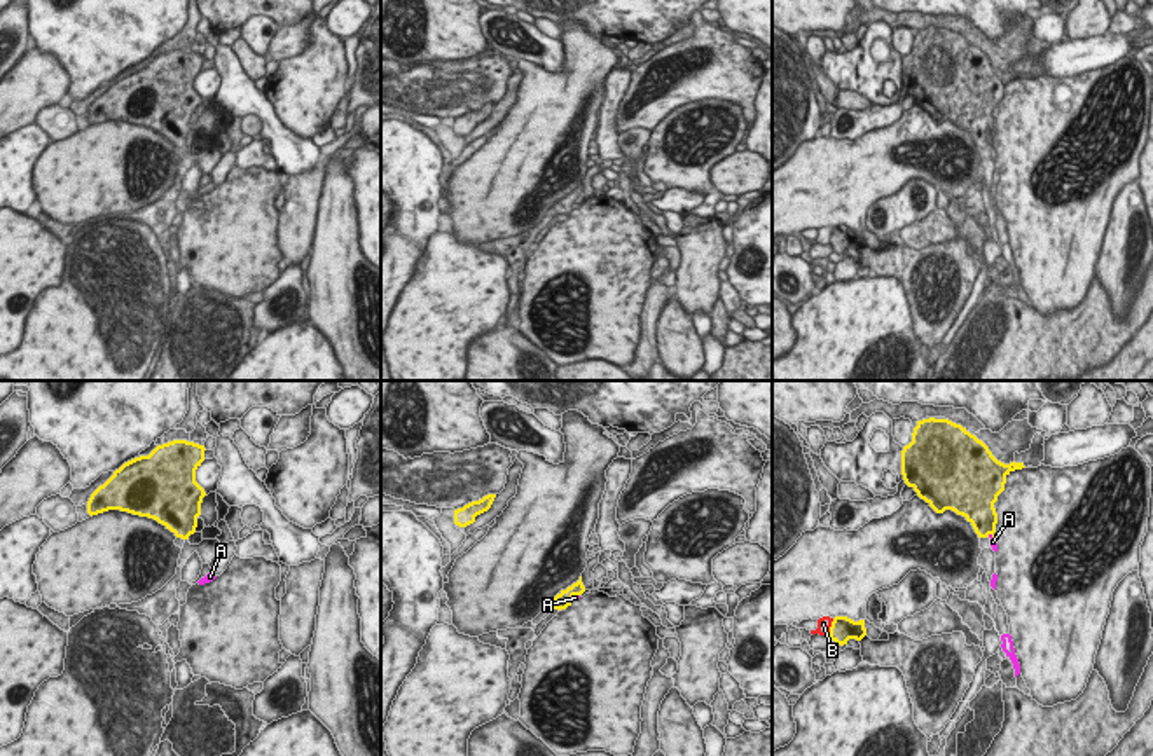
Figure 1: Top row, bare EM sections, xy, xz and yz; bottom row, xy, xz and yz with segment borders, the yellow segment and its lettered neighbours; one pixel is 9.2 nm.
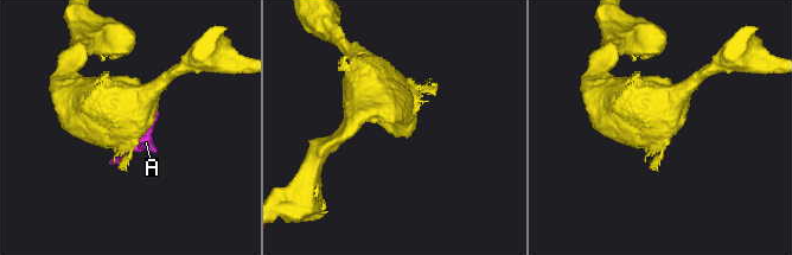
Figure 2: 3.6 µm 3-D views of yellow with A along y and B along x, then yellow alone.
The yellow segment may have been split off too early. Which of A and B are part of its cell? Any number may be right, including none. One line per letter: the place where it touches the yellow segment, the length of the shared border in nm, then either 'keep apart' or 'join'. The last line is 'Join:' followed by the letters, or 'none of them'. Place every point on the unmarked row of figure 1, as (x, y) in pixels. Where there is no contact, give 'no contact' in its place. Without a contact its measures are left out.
A: meets yellow in xz at (575, 203); contact 100 nm long; keep apart
B: meets yellow in yz at (830, 236); contact 170 nm long; keep apart
Join: none of them

